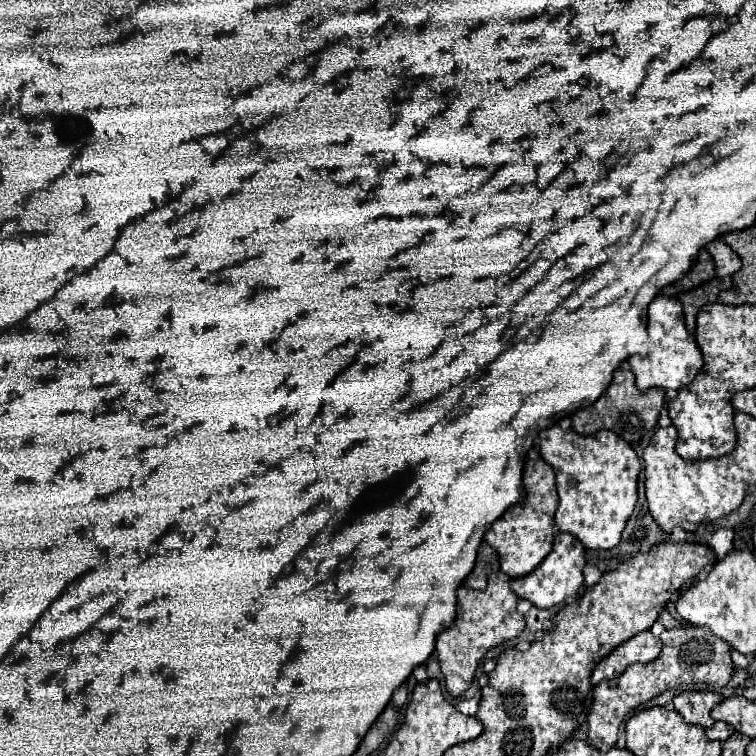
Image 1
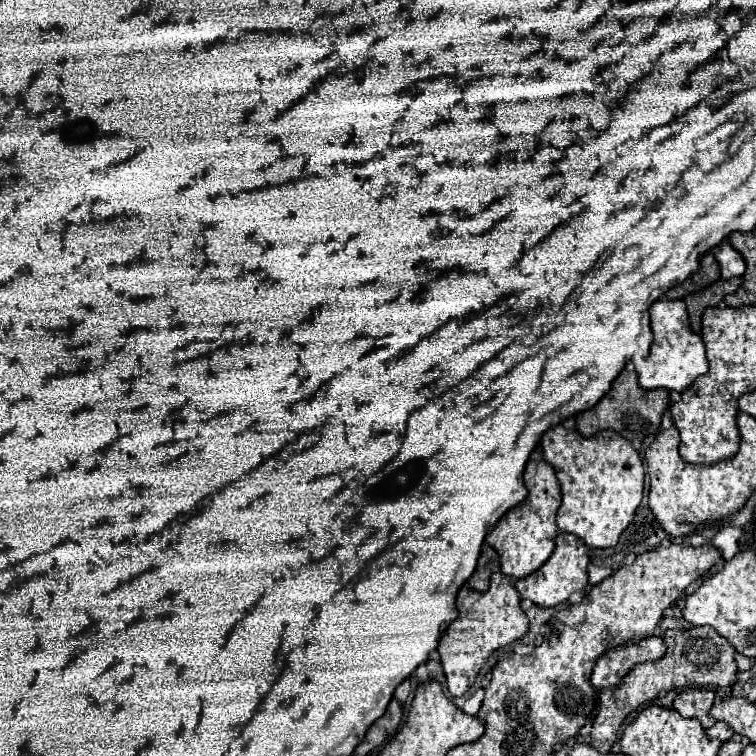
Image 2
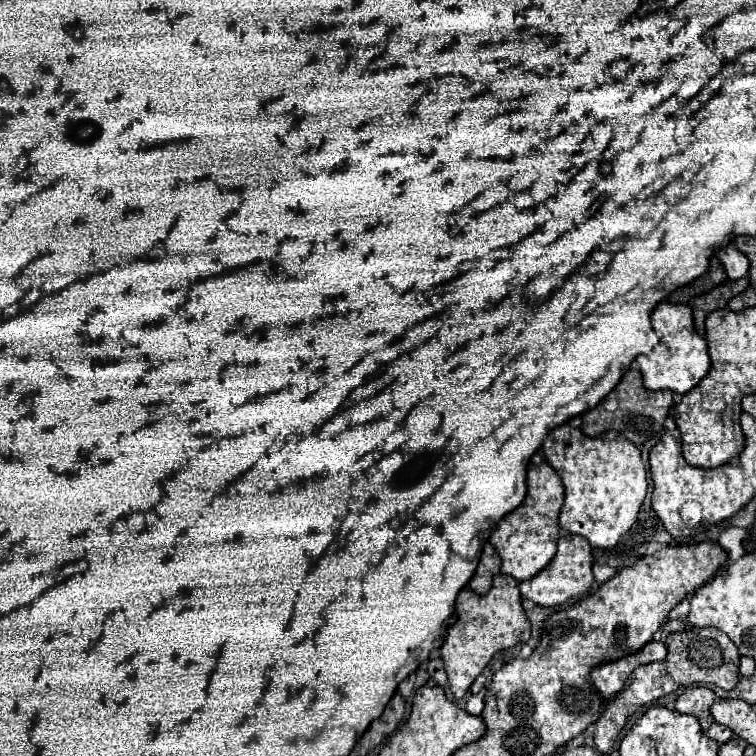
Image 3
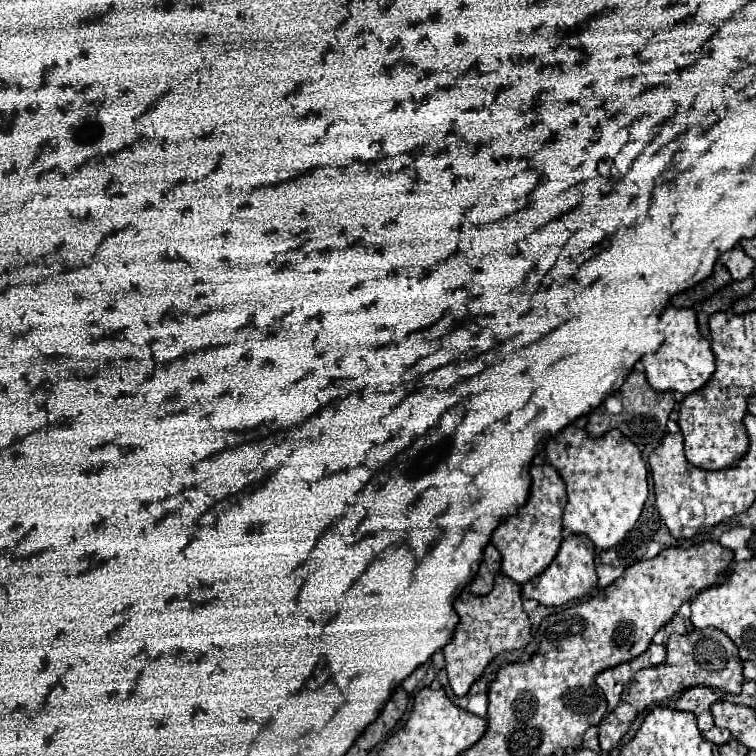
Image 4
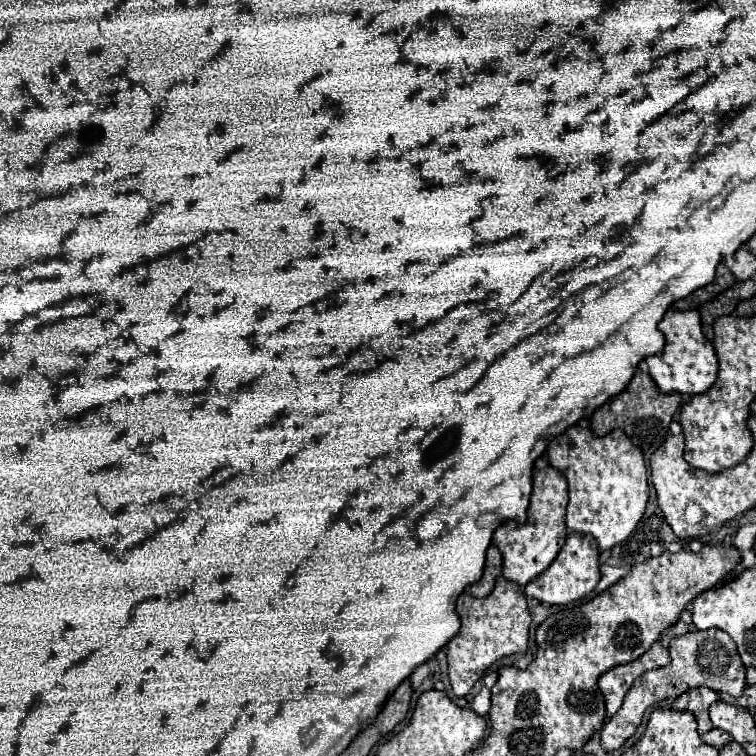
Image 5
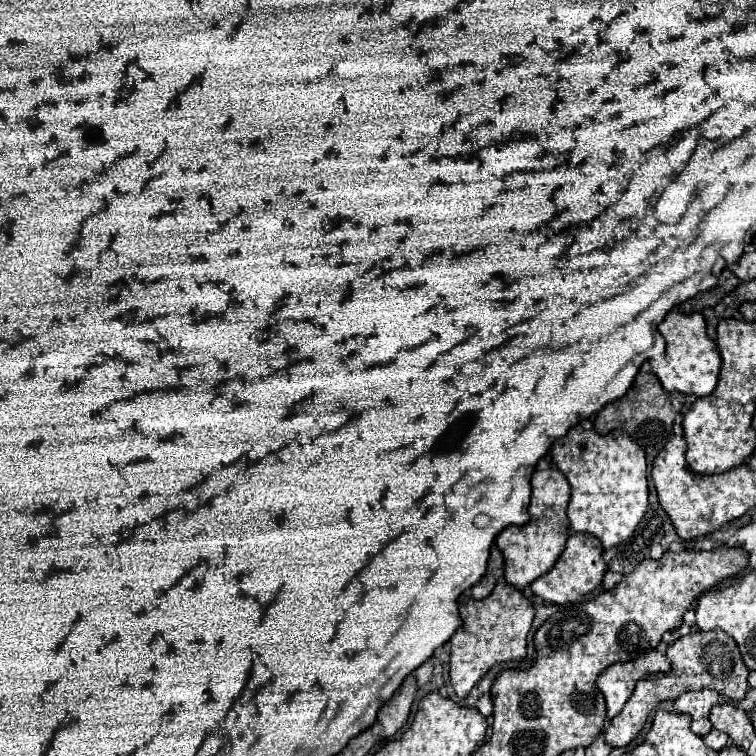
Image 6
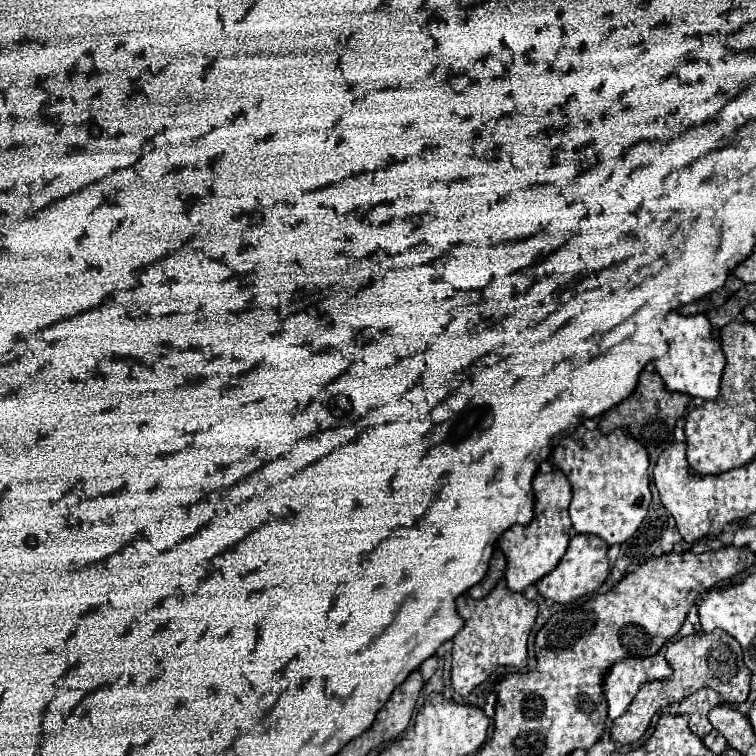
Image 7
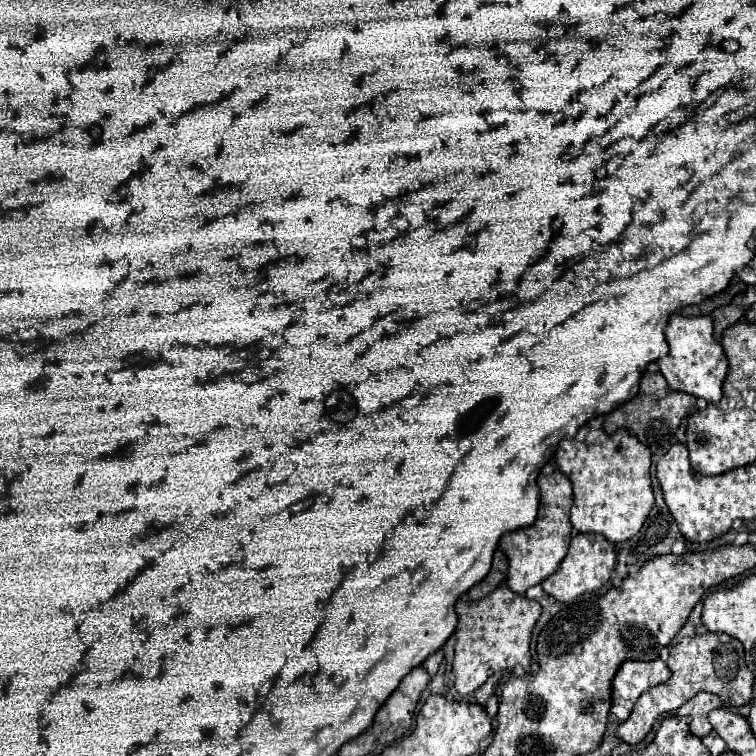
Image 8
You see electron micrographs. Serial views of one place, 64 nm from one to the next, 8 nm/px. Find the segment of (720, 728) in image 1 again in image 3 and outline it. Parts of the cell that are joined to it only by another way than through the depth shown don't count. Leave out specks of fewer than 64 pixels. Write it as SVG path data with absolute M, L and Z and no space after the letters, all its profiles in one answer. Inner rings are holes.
M712 724L712 728L706 730L706 736L716 740L718 744L724 744L732 738L732 730L728 726L722 726L722 724Z

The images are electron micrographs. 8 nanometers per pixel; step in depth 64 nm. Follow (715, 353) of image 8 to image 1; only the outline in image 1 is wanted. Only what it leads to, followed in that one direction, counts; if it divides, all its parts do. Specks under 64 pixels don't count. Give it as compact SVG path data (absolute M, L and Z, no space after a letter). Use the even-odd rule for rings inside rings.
M656 296L648 306L648 336L650 348L646 356L634 354L630 356L630 366L636 376L636 386L640 390L648 388L672 388L678 390L694 380L698 370L702 368L702 354L696 346L696 340L686 332L682 304L676 298Z

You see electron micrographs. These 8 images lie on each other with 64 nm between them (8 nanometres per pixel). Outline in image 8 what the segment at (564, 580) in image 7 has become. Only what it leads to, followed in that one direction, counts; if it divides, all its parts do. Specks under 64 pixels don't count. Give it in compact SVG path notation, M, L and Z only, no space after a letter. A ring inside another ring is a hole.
M576 534L570 542L566 558L560 562L558 570L548 576L540 586L548 596L554 596L558 602L572 602L574 598L594 592L602 588L616 564L616 554L614 554L614 544L610 544L604 536L600 534Z

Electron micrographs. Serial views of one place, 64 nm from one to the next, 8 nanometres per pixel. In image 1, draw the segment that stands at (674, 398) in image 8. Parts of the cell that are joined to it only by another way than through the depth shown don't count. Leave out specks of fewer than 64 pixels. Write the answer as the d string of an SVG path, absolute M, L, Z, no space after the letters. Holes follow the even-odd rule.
M618 368L614 372L610 386L600 396L600 400L596 404L576 410L572 414L572 430L578 434L594 434L600 428L606 428L606 430L614 430L628 444L636 446L646 434L654 432L662 406L664 406L664 390L662 388L650 388L650 390L642 392L634 384L634 374L628 368Z

